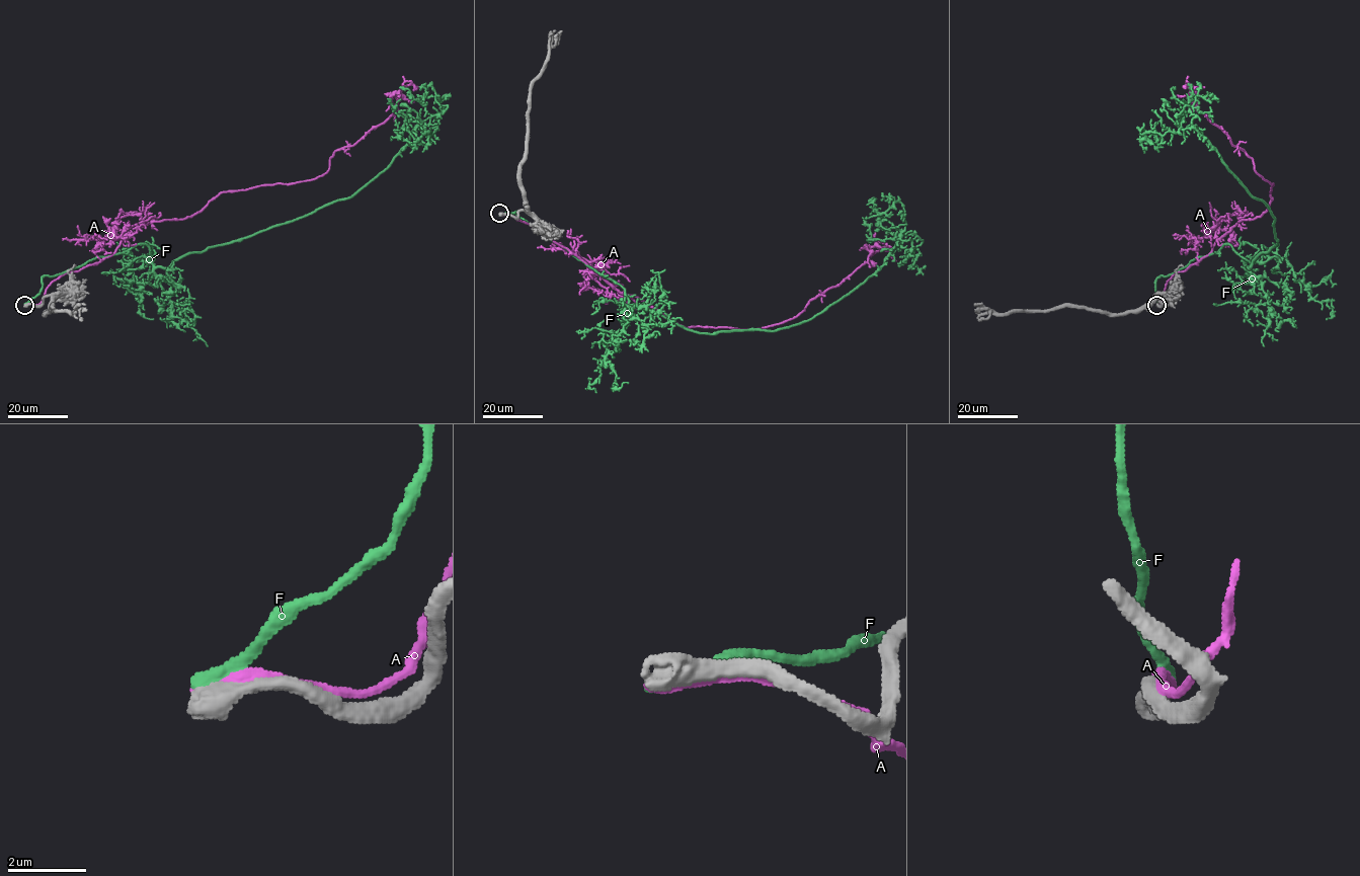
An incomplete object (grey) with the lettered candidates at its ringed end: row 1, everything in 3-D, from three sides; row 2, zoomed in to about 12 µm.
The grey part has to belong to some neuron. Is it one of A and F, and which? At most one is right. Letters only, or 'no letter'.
no letter

